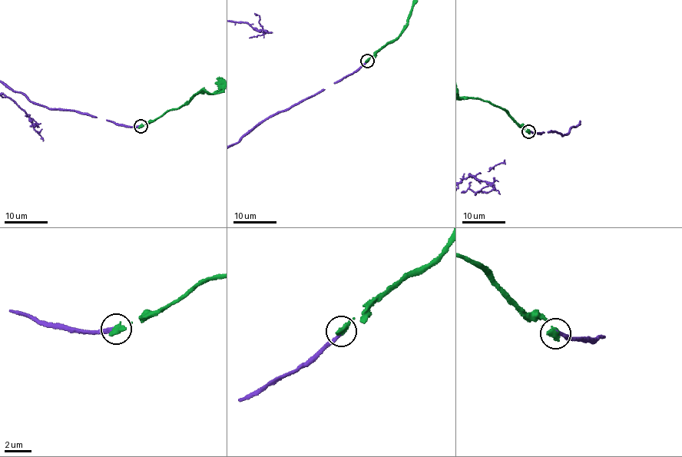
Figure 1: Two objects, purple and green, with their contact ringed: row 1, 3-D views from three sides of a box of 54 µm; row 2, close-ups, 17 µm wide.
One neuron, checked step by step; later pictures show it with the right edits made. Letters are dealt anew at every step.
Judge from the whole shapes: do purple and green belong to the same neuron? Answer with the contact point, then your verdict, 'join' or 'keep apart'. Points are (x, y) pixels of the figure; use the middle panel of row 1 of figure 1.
place (367, 61); join

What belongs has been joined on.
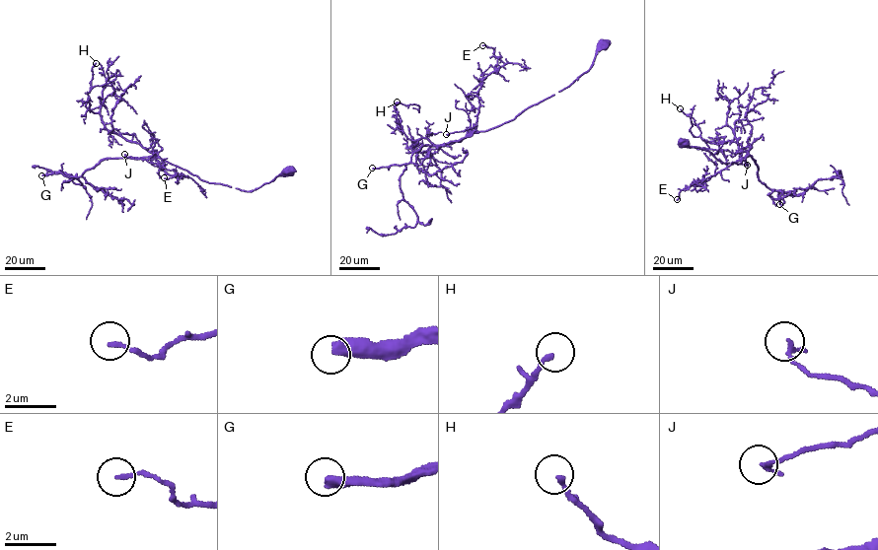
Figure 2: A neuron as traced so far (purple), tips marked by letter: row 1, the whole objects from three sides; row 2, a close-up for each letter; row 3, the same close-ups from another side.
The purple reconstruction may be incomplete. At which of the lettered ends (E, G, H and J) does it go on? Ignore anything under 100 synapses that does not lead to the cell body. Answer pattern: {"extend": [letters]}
{"extend": ["G"]}

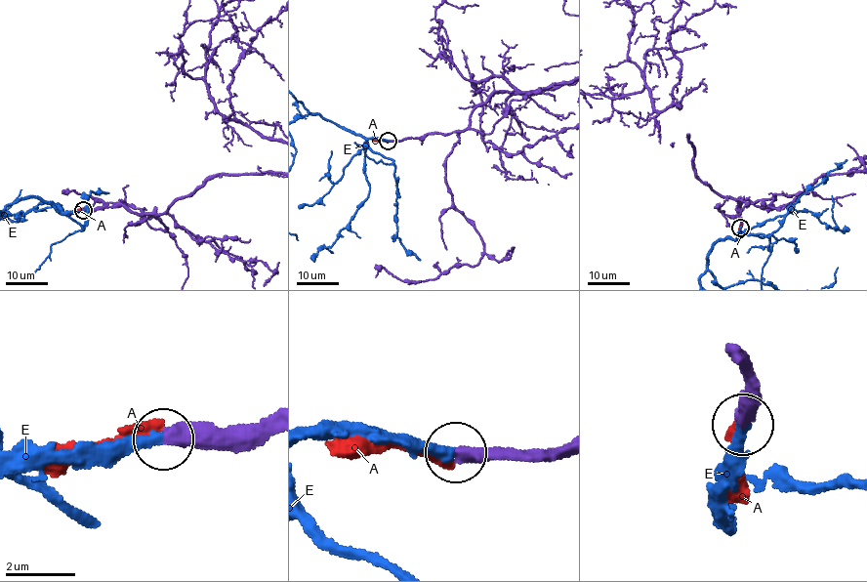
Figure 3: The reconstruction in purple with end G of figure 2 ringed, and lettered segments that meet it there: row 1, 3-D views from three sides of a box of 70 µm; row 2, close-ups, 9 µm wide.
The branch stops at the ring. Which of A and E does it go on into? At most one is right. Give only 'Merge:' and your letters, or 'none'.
Merge: E

